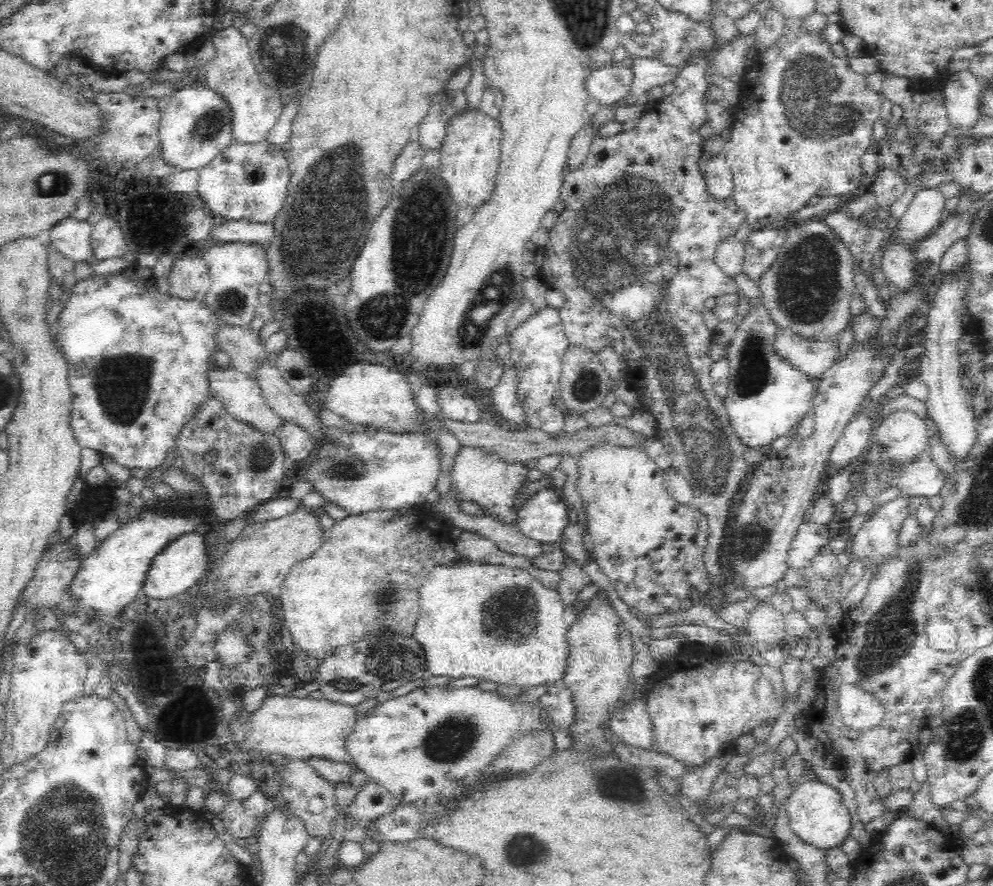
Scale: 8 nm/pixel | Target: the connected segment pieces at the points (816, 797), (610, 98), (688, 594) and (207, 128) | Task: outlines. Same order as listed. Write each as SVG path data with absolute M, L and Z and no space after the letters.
M816 777L812 780L802 778L791 786L792 794L788 796L788 802L784 806L791 829L808 844L824 848L839 846L852 821L847 808L843 805L840 791Z
M617 62L592 69L584 77L584 93L602 106L622 100L633 88L633 71Z
M597 440L597 443L586 450L580 450L574 457L576 459L576 489L580 493L582 505L587 513L587 526L590 538L594 545L594 553L596 555L595 563L600 567L615 587L618 596L625 602L631 610L635 612L644 612L644 614L658 615L664 612L674 612L679 609L688 609L696 602L701 602L705 597L709 596L709 579L710 573L704 567L703 550L706 537L708 536L708 525L706 519L701 515L700 511L696 511L694 506L690 504L690 508L683 508L678 505L670 497L667 486L665 484L665 473L660 471L656 462L650 458L644 446L624 447L616 446L614 442L606 442L606 440Z
M202 87L190 88L183 92L173 94L167 107L161 110L161 119L157 130L157 146L160 146L160 160L173 170L173 172L200 172L208 166L228 145L231 144L231 126L229 123L229 110L227 106L214 93Z

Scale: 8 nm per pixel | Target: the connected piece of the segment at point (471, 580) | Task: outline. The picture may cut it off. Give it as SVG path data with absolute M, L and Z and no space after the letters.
M463 560L455 561L452 564L440 564L432 570L422 580L419 588L419 613L416 617L414 639L422 643L422 648L428 659L428 671L436 676L448 676L450 678L460 678L474 676L480 680L493 680L498 683L517 685L519 687L538 686L539 684L561 683L568 666L568 656L570 656L570 639L568 639L569 625L564 619L565 606L559 597L558 589L549 589L542 584L540 579L536 579L530 571L521 570L503 565L483 564L480 562L467 562Z

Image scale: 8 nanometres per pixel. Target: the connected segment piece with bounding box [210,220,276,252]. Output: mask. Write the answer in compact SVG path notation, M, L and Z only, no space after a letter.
M230 220L222 228L214 228L214 242L246 242L246 244L264 244L264 252L270 248L270 240L274 240L272 224L258 224L254 221Z

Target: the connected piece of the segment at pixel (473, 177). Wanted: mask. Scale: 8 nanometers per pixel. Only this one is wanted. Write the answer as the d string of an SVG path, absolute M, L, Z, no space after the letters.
M466 108L456 111L445 122L445 135L440 152L440 177L448 186L454 202L468 206L481 205L492 192L495 174L500 164L500 143L503 130L499 119L478 109Z

